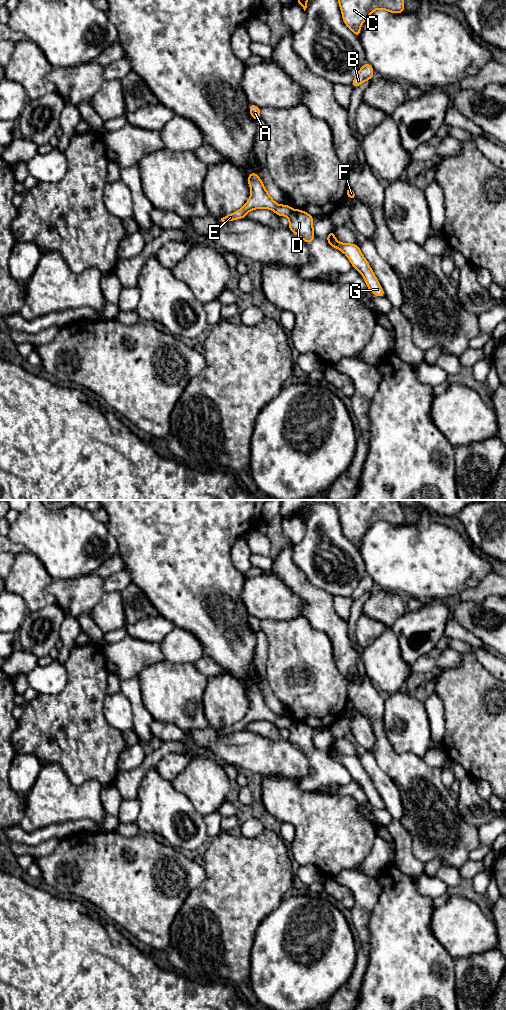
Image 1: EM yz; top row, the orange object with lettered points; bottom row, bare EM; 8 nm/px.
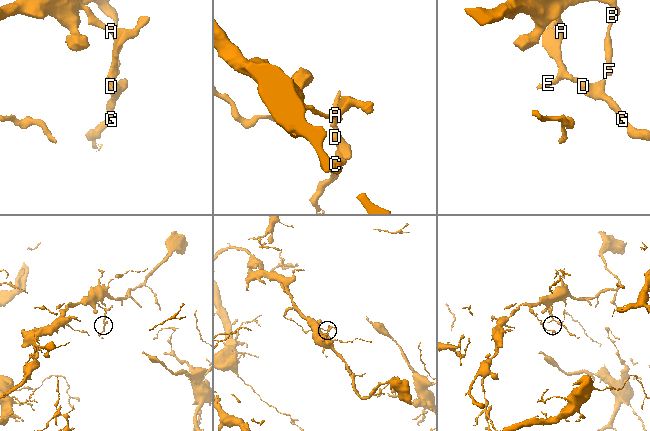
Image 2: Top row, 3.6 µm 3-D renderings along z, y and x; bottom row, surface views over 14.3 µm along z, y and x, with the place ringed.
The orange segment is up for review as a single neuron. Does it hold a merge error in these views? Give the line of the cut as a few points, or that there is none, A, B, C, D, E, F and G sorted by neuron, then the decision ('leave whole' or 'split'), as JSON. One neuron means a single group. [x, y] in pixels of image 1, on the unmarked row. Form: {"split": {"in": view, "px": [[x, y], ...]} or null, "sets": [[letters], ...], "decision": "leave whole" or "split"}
{"split": {"in": "yz", "px": [[292, 721], [287, 727]]}, "sets": [["A", "B", "C", "E", "F"], ["D", "G"]], "decision": "split"}

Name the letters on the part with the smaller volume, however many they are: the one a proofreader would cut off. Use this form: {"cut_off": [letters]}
{"cut_off": ["D", "G"]}

